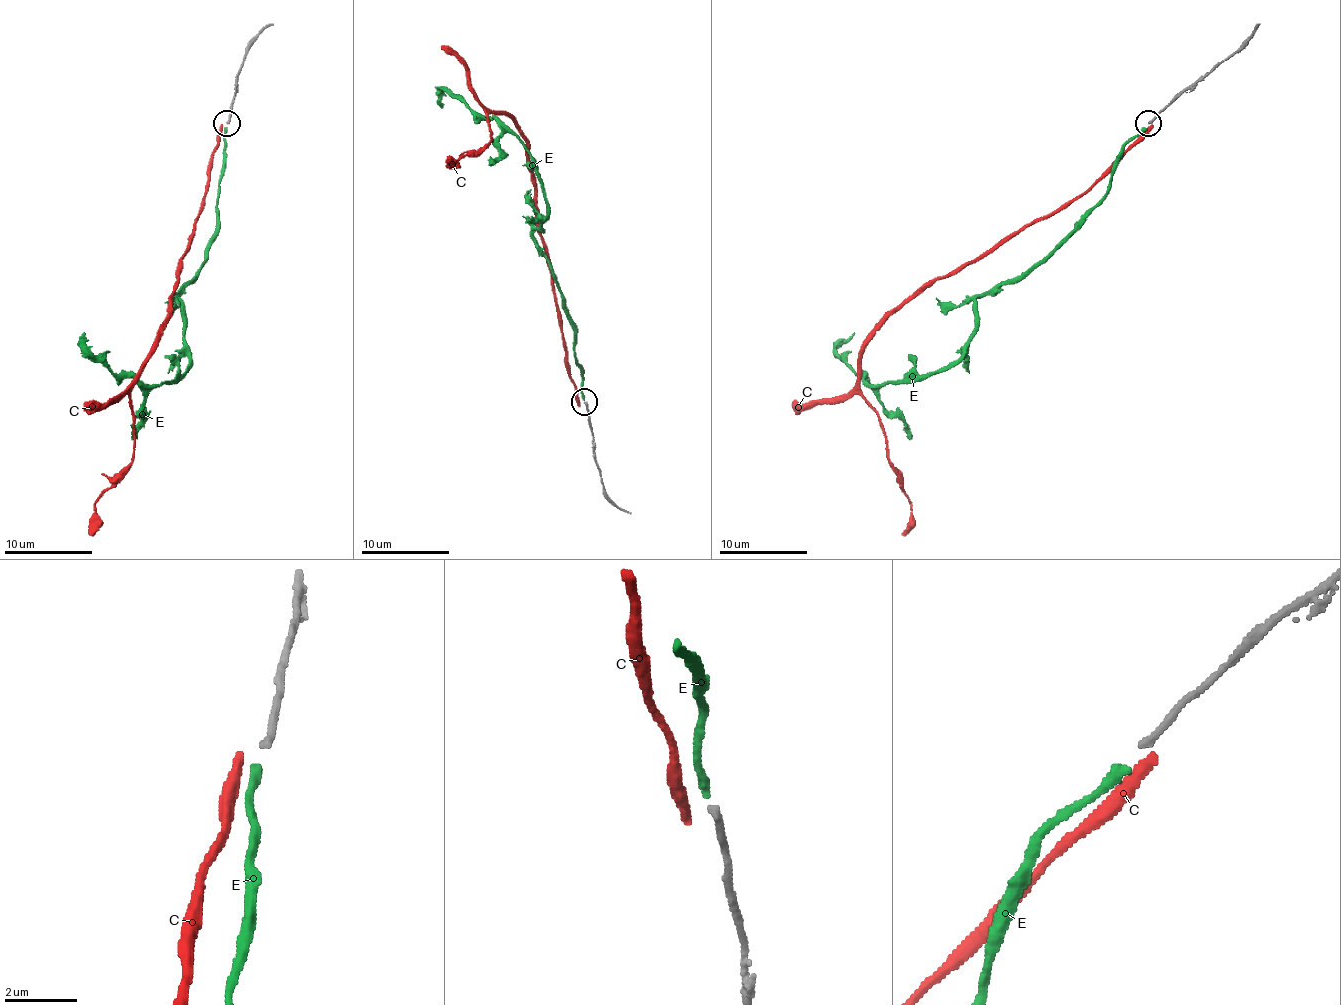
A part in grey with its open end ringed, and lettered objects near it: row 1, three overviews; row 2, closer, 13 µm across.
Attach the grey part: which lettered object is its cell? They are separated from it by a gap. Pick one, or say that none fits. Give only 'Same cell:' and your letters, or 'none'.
Same cell: E

